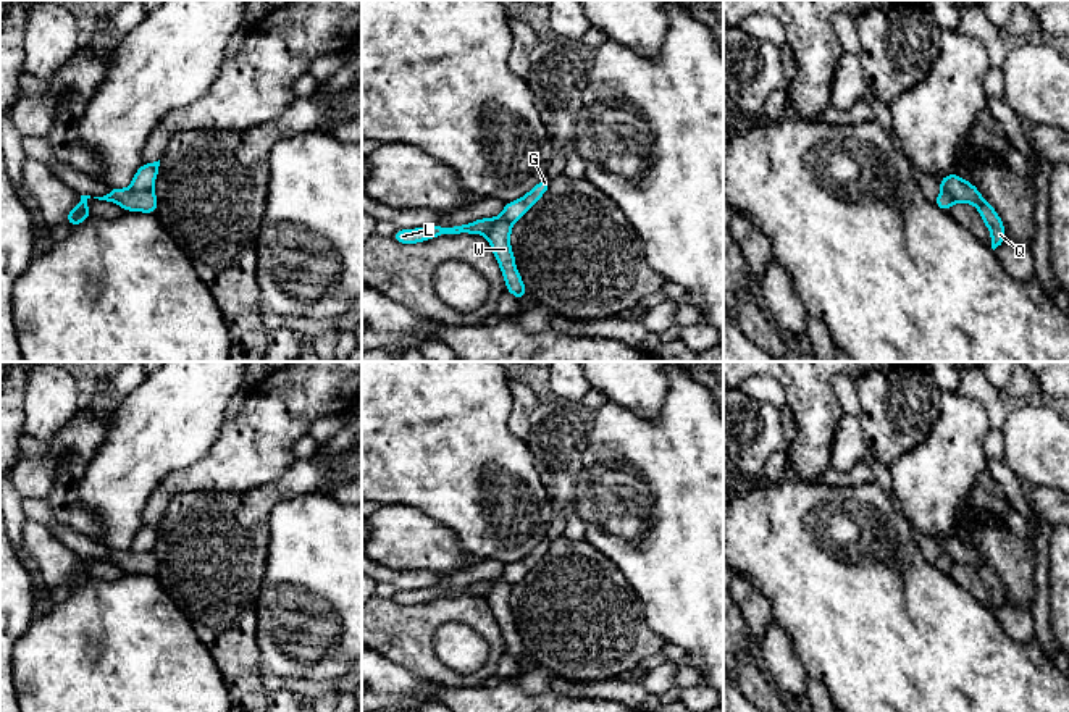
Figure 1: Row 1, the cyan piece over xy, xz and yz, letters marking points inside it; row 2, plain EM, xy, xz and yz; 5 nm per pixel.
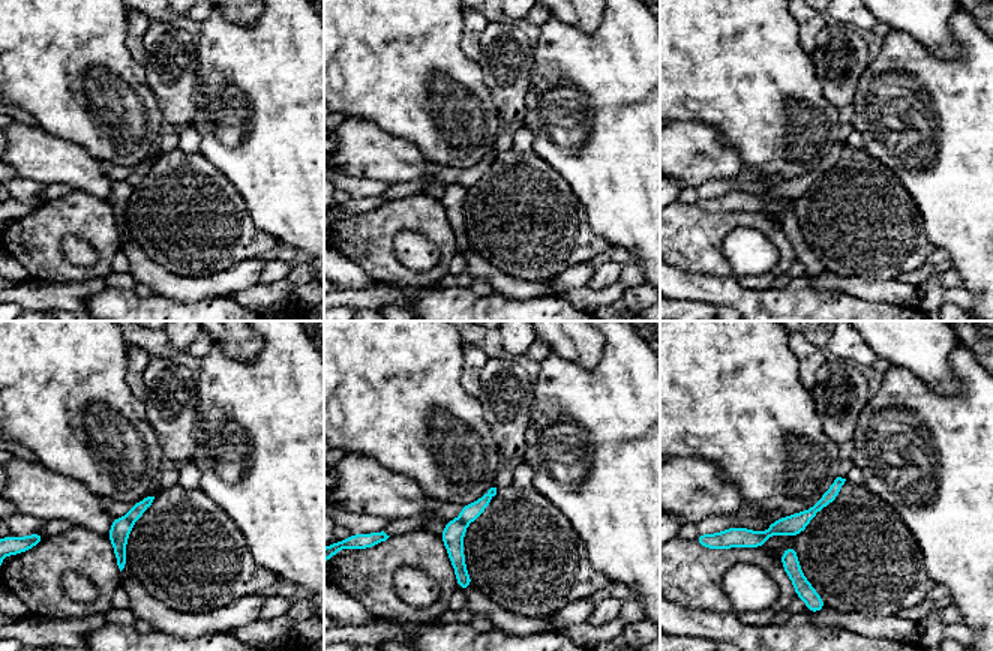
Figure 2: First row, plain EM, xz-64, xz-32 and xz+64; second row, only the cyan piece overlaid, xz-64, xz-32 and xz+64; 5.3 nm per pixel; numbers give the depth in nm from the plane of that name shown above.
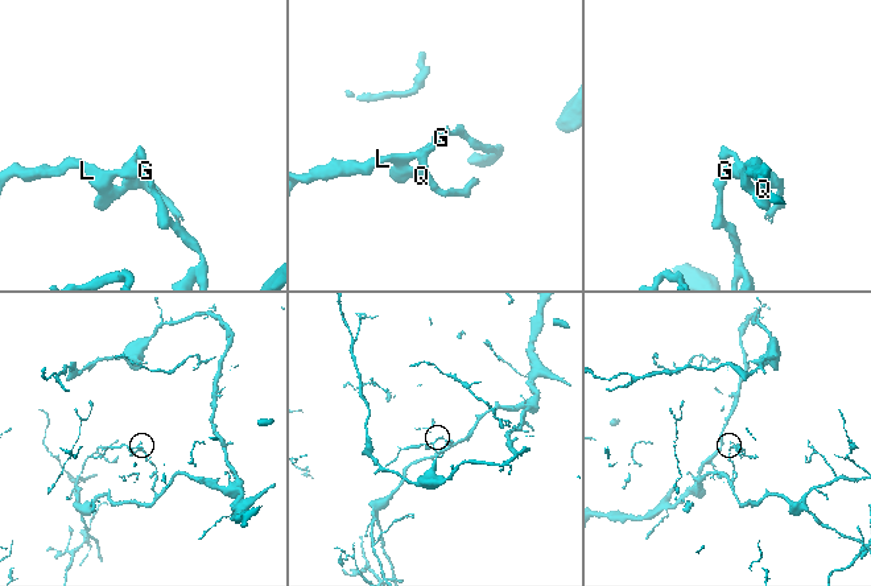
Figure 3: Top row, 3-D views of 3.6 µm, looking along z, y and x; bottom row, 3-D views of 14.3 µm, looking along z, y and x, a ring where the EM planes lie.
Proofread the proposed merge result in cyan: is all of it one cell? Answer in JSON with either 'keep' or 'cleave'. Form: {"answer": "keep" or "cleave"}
{"answer": "cleave"}

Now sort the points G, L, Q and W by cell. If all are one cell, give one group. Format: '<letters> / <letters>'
G L / Q W

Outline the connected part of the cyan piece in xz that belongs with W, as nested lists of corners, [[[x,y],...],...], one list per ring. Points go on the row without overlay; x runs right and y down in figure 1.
[[[497,583],[486,596],[486,601],[502,633],[505,652],[509,652],[517,662],[520,662],[522,659],[530,655],[523,646],[520,635],[517,633],[515,617],[510,607],[510,596],[512,586],[507,583]]]

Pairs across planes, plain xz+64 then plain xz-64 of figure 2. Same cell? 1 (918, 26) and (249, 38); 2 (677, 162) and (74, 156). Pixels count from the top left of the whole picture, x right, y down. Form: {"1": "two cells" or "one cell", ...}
{"1": "two cells", "2": "one cell"}

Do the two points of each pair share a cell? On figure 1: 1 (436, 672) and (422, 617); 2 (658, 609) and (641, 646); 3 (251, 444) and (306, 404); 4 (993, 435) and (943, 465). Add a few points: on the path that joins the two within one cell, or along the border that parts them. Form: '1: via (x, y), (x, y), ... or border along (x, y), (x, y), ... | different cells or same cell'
1: via (423, 659), (422, 630) | same cell
2: border along (635, 593), (643, 604), (646, 624), (666, 641) | different cells
3: via (264, 431), (280, 415), (293, 412) | same cell
4: border along (990, 427), (984, 443), (985, 456) | different cells

